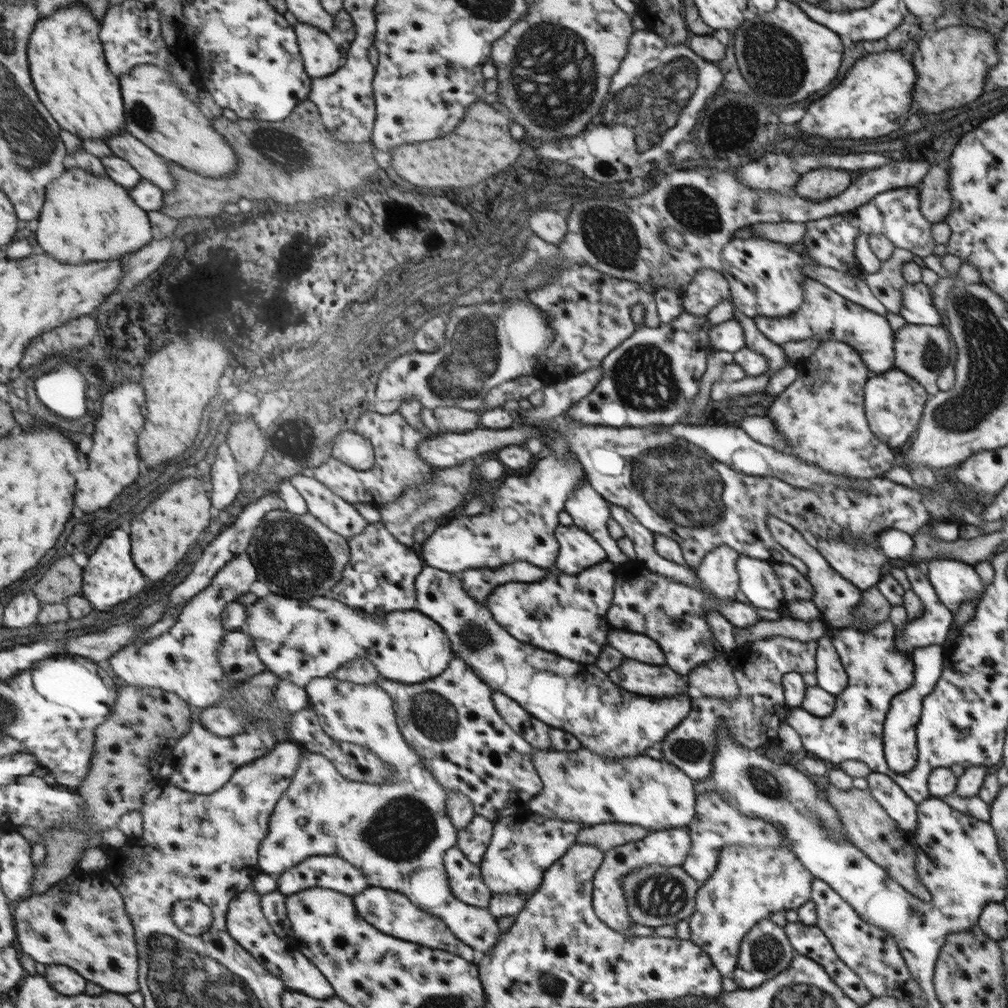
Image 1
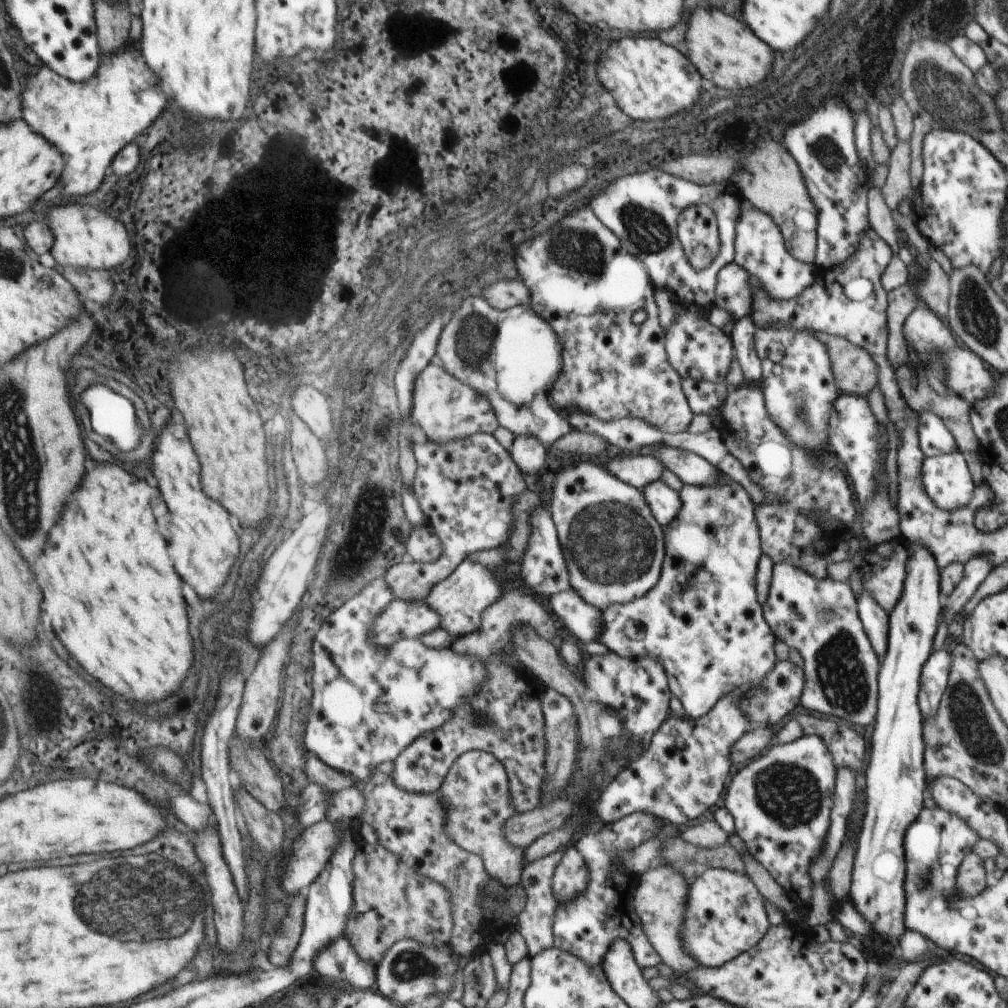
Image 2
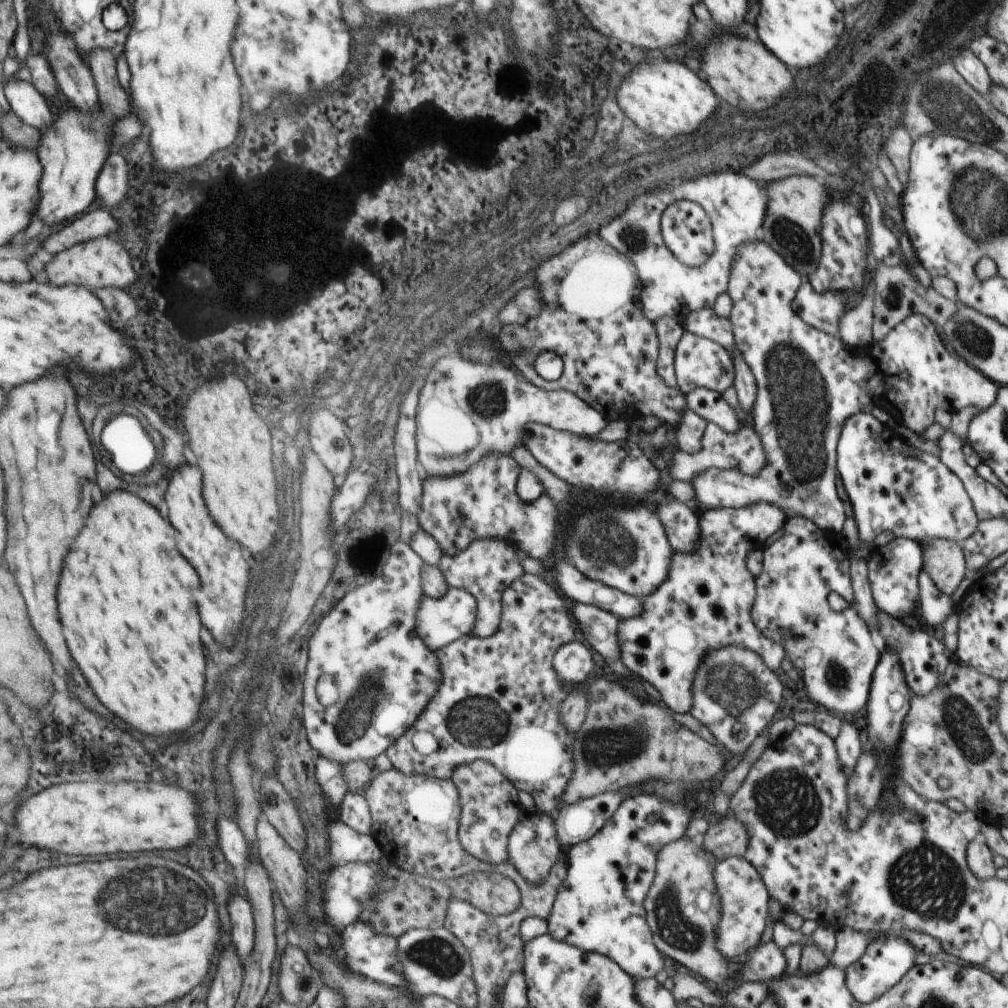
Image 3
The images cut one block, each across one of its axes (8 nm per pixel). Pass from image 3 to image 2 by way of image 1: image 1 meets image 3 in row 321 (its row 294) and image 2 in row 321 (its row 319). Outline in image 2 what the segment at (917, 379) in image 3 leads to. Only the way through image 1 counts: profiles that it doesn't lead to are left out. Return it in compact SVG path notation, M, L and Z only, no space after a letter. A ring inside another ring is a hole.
M920 304L906 318L902 330L904 330L907 348L910 350L910 353L914 352L912 357L916 356L920 362L930 362L930 360L944 362L946 370L950 372L950 376L946 378L950 390L956 390L971 406L974 402L984 400L990 394L994 394L993 370L988 370L984 366L984 361L976 353L970 349L966 350L966 348L958 346L945 320L935 315L928 307Z

